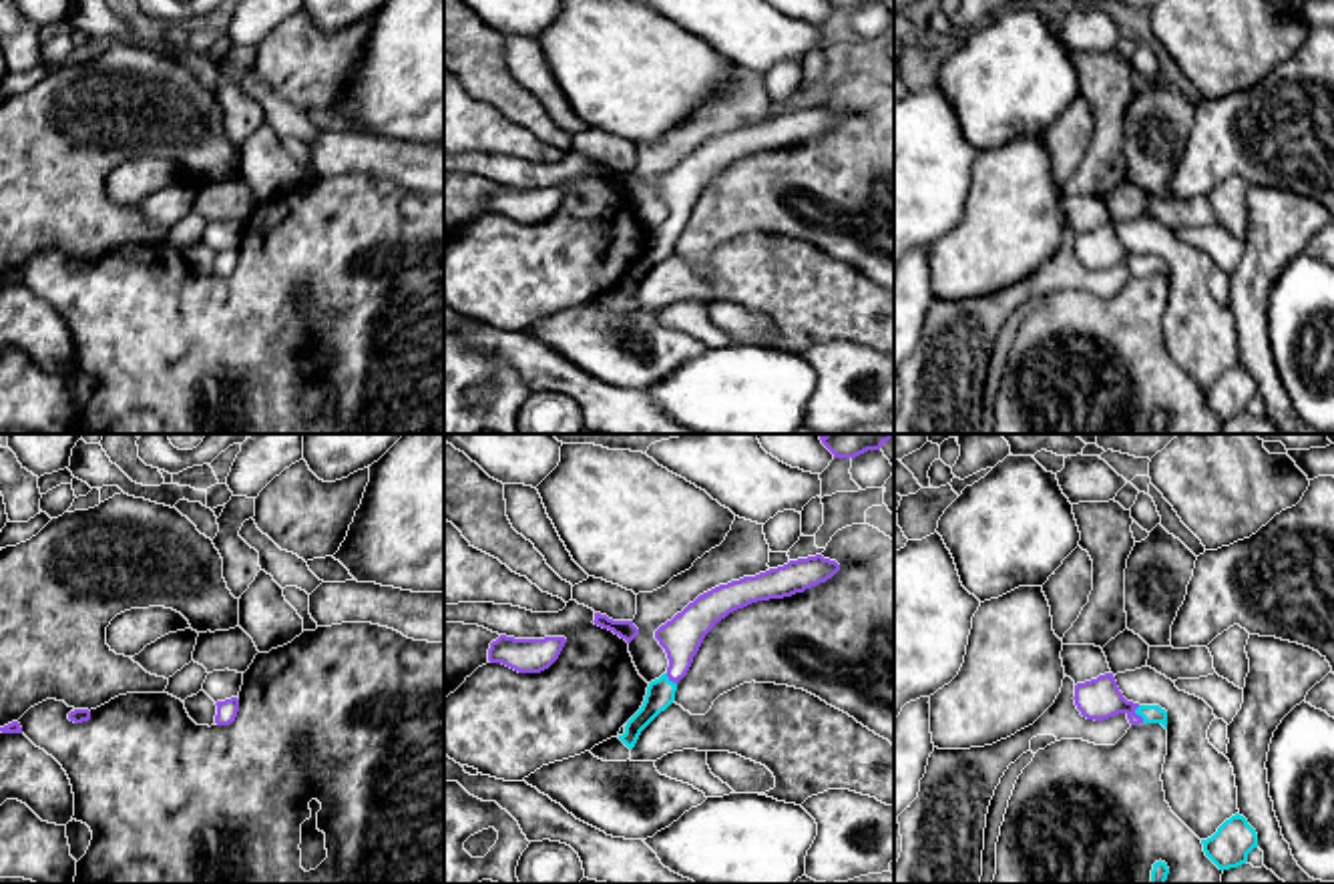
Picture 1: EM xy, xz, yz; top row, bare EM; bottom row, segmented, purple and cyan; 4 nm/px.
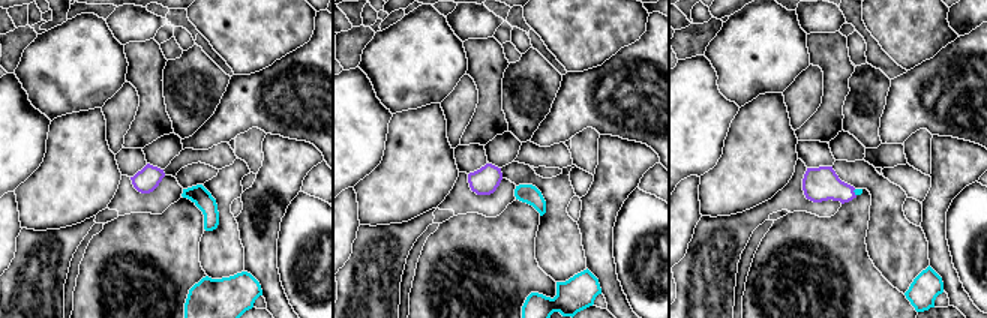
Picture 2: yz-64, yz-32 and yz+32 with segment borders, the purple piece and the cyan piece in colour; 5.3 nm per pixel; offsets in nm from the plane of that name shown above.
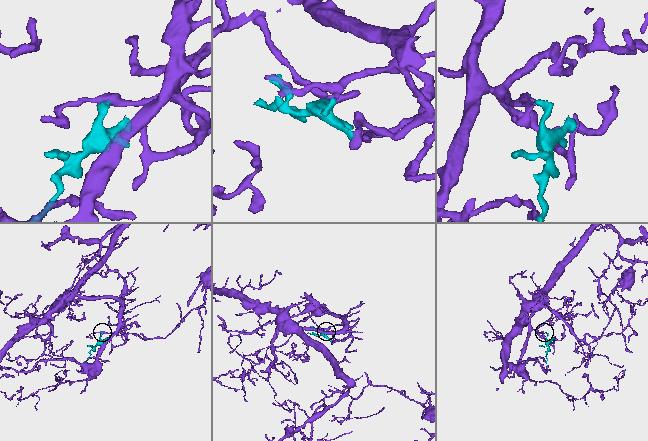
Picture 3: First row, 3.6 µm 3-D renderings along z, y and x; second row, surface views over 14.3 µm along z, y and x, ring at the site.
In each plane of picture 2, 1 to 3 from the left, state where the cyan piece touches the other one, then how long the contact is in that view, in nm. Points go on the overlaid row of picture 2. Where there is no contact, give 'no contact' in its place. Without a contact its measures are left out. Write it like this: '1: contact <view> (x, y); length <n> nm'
1: no contact
2: no contact
3: contact yz+32 (854, 192); length 40 nm

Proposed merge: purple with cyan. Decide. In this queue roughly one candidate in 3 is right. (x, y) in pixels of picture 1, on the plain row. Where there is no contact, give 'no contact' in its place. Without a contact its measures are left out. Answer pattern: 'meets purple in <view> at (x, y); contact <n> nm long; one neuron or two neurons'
meets purple in yz at (1136, 264); contact 80 nm long; one neuron

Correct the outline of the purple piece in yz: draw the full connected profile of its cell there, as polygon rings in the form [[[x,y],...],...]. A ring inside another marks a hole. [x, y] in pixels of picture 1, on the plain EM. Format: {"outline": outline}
{"outline": [[[1113,223],[1075,235],[1075,255],[1083,267],[1103,271],[1125,263],[1131,275],[1161,273],[1167,279],[1167,261],[1159,255],[1127,251],[1117,237]]]}

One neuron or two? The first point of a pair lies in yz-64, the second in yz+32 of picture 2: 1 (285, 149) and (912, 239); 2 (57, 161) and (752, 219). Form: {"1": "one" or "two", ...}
{"1": "two", "2": "two"}

